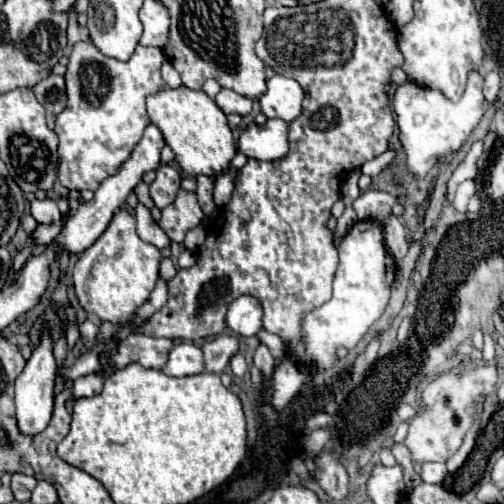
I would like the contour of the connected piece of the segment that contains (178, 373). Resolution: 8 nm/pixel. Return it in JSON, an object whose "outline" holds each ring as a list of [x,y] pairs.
{"outline":[[[178,343],[170,351],[168,363],[162,369],[166,375],[174,377],[186,377],[186,375],[198,375],[204,371],[204,355],[202,349],[194,343]]]}

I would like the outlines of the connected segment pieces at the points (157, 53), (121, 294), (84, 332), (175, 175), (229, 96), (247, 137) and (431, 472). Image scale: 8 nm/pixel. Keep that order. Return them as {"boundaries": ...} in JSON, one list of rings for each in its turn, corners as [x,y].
{"boundaries":[[[[78,41],[72,47],[66,73],[64,73],[68,105],[56,117],[56,127],[54,127],[54,133],[58,135],[58,157],[60,157],[58,181],[64,187],[76,189],[76,191],[84,191],[84,189],[96,191],[106,177],[112,177],[118,173],[118,169],[130,157],[132,149],[142,139],[142,133],[150,123],[146,113],[146,97],[166,89],[166,83],[160,75],[160,67],[166,61],[168,61],[166,53],[158,47],[138,45],[134,55],[128,61],[118,61],[102,55],[92,41]]],[[[120,209],[114,213],[108,229],[98,237],[98,241],[86,249],[74,267],[74,289],[80,305],[100,317],[100,321],[126,323],[132,319],[134,311],[148,301],[160,267],[160,251],[142,241],[136,233],[136,221],[132,213]]],[[[84,321],[80,323],[80,337],[84,339],[86,347],[92,347],[96,343],[96,335],[98,335],[98,325],[92,321]]],[[[160,165],[156,169],[156,179],[150,185],[150,195],[158,209],[168,207],[180,189],[180,171],[172,165]]],[[[222,89],[216,95],[216,105],[226,113],[238,113],[238,115],[248,115],[252,111],[252,101],[250,99],[242,99],[242,95],[230,91],[230,89]]],[[[268,119],[266,125],[252,123],[238,139],[238,151],[258,161],[282,159],[288,149],[288,123],[284,119]]],[[[426,461],[426,463],[422,463],[420,477],[426,483],[442,483],[446,473],[448,473],[446,463],[442,463],[442,461]]]]}

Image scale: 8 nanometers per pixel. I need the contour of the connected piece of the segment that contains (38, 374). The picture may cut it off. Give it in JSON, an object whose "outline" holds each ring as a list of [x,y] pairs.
{"outline":[[[44,337],[40,347],[34,349],[32,357],[28,359],[24,371],[16,379],[16,421],[18,429],[24,435],[38,435],[42,433],[52,417],[54,409],[54,379],[56,379],[56,361],[52,355],[54,341],[50,337]]]}

